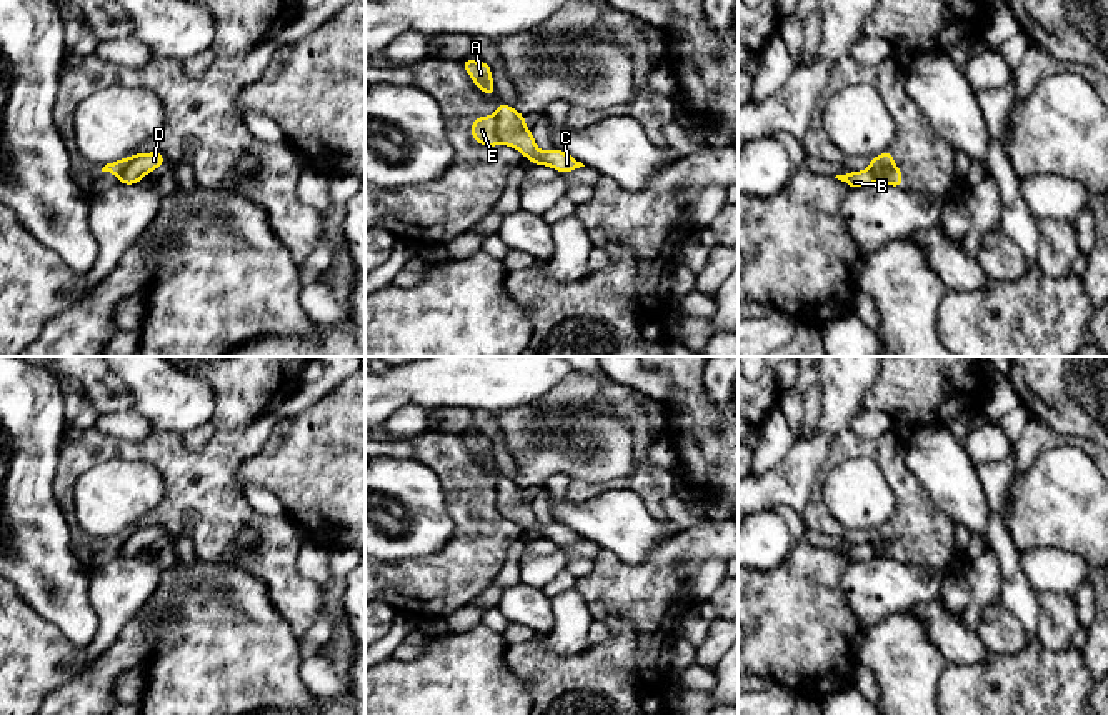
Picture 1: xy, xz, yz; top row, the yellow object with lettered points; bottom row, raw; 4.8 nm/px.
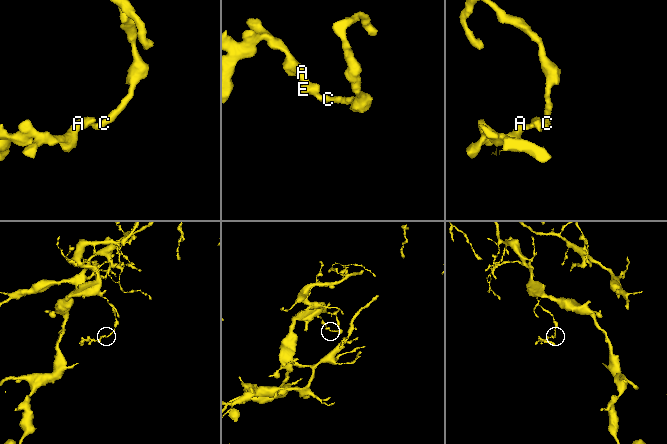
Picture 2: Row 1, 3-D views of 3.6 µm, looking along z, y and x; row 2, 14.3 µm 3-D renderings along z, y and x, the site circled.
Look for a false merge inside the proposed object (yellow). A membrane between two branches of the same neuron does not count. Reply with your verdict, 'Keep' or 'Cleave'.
Cleave

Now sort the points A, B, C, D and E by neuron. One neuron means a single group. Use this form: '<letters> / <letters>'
A B C D / E

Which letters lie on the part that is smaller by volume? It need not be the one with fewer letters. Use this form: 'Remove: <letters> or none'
Remove: E

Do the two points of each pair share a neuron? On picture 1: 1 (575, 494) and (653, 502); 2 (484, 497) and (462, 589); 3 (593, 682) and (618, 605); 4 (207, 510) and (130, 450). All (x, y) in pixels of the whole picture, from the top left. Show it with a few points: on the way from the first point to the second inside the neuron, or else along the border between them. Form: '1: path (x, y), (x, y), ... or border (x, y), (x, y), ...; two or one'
1: path (595, 489), (635, 484); one
2: path (484, 520), (484, 537), (477, 552), (465, 565); one
3: path (612, 664), (623, 652), (623, 624); one
4: path (194, 490), (150, 450); one

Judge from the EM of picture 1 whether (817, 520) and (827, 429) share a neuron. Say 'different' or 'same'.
different

